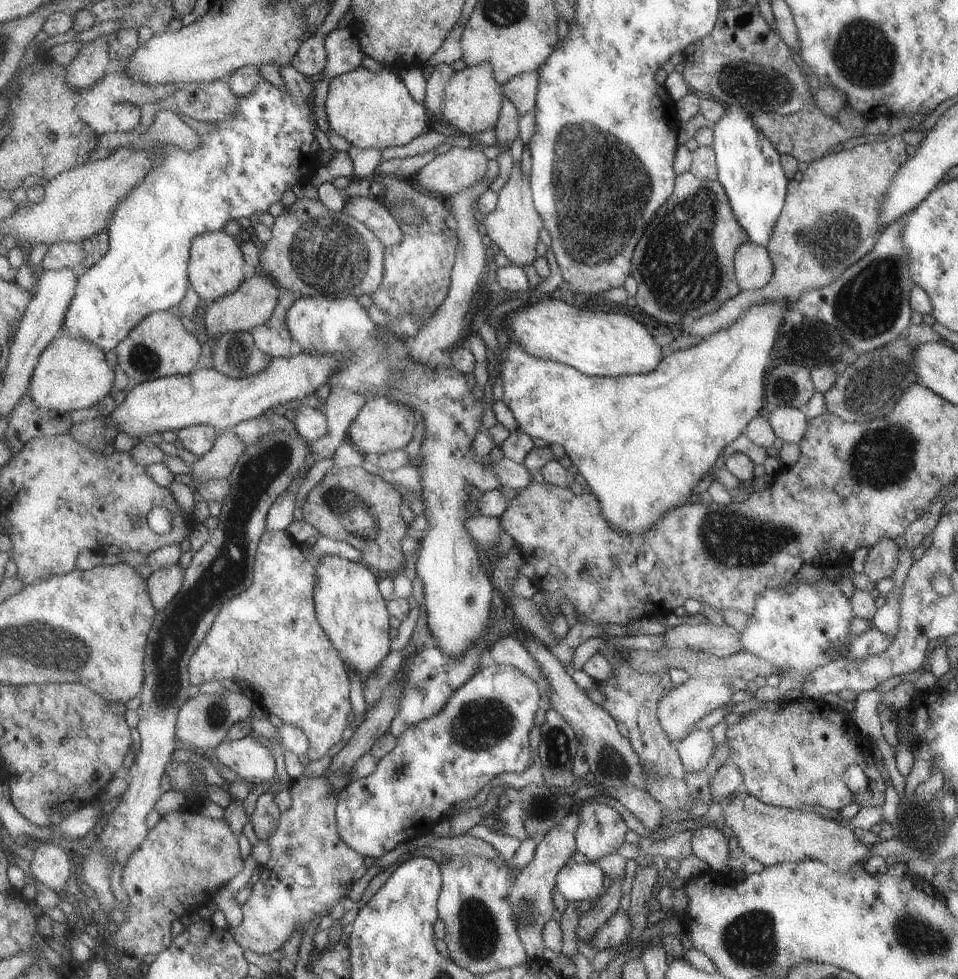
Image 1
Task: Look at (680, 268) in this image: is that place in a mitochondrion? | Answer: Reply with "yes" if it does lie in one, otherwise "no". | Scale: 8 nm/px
yes

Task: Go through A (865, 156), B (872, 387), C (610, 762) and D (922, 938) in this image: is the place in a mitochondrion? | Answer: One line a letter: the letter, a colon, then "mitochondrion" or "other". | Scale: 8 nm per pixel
A: other
B: mitochondrion
C: mitochondrion
D: mitochondrion

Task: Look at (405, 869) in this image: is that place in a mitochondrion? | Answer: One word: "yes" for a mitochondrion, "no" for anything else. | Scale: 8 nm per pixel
no

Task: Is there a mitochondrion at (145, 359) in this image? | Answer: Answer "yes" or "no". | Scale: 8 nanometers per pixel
yes

